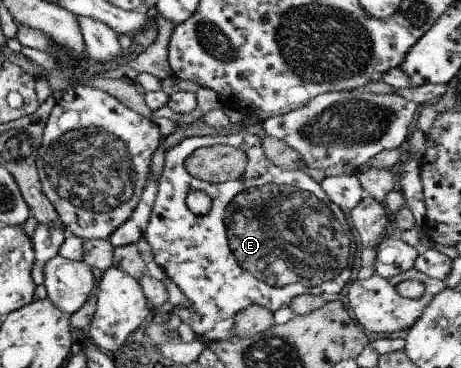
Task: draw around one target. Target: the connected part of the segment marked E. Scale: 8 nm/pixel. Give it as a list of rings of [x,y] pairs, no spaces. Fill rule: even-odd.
[[[234,131],[226,136],[193,136],[182,139],[178,144],[175,144],[171,149],[164,152],[163,170],[161,171],[161,176],[156,181],[156,186],[156,196],[150,209],[143,237],[151,248],[152,260],[161,267],[165,272],[165,275],[175,283],[179,288],[179,291],[185,295],[190,303],[187,308],[169,307],[167,313],[175,314],[179,317],[181,322],[186,323],[191,328],[191,331],[193,331],[195,340],[201,342],[205,347],[211,342],[226,340],[233,336],[233,316],[248,305],[259,304],[260,306],[266,307],[270,312],[273,312],[280,307],[288,307],[290,301],[295,298],[296,295],[317,291],[321,294],[337,296],[341,289],[345,287],[345,283],[349,281],[349,277],[351,277],[349,271],[352,265],[352,253],[355,239],[344,225],[345,220],[341,210],[339,210],[327,195],[323,193],[321,186],[305,174],[304,168],[284,170],[273,165],[263,153],[262,139],[254,134],[248,133],[247,131]],[[217,144],[237,147],[237,149],[241,150],[246,155],[246,166],[241,177],[234,180],[227,180],[226,182],[209,183],[189,175],[184,166],[185,158],[188,155],[191,155],[193,150]],[[190,191],[202,191],[203,193],[206,193],[207,197],[211,200],[211,207],[203,215],[193,215],[193,213],[187,209],[185,197],[187,197],[187,193]]]

